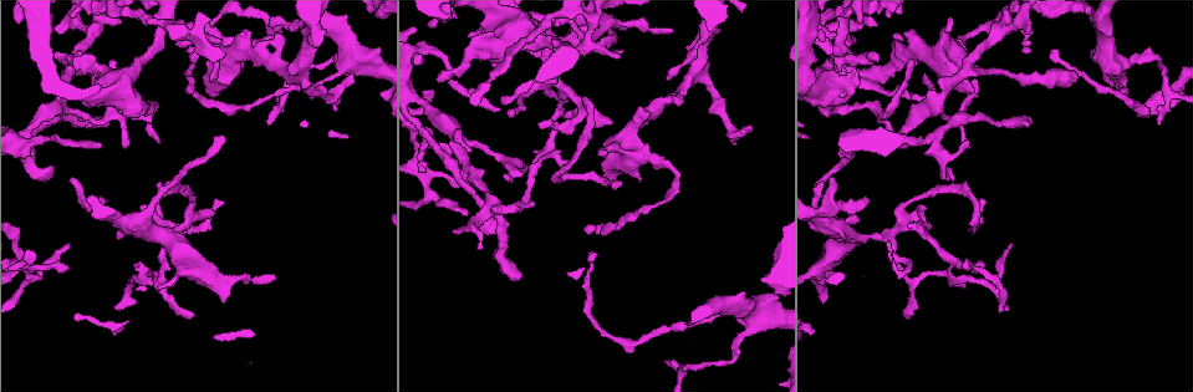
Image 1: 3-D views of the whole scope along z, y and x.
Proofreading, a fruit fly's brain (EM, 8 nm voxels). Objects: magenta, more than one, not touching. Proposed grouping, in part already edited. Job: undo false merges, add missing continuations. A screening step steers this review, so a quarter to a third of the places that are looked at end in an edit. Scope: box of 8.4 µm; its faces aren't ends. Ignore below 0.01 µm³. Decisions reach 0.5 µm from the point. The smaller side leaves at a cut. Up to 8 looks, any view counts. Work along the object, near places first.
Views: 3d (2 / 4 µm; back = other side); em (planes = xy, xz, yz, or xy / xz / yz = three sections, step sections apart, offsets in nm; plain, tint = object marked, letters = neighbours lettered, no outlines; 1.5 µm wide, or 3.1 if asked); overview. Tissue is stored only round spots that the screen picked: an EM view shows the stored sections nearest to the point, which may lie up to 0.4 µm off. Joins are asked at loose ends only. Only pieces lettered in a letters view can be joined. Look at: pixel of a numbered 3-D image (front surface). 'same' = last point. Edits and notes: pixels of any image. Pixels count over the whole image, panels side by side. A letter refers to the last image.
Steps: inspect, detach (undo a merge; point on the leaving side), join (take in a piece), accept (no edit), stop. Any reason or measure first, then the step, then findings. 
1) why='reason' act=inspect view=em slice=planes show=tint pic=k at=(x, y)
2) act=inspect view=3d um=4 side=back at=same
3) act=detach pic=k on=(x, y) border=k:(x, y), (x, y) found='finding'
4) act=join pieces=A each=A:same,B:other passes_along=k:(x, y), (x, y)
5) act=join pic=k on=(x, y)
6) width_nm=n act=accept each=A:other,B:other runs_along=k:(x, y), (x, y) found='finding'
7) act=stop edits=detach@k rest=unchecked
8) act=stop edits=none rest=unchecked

why='branch stops here' act=inspect view=em slice=yz step=8 show=letters pic=1 at=(878, 56)

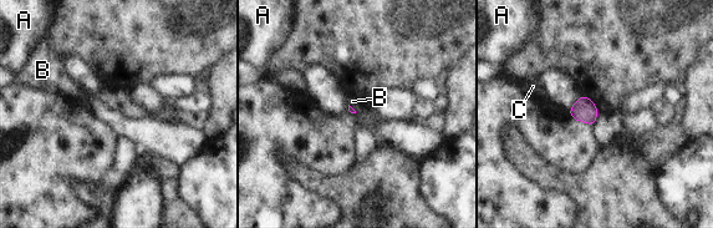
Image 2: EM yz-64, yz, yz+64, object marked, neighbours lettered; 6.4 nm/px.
act=inspect view=em slice=planes show=letters at=same

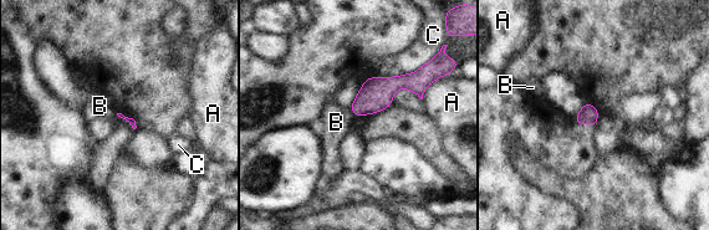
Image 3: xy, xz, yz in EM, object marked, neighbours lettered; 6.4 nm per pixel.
longest_contact=C:360nm act=accept each=A:other,B:other,C:other border=3:(350, 108), (356, 116) found='none of them fits'

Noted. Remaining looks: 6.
why='an open end' act=inspect view=em slice=planes show=tint pic=1 at=(622, 27)

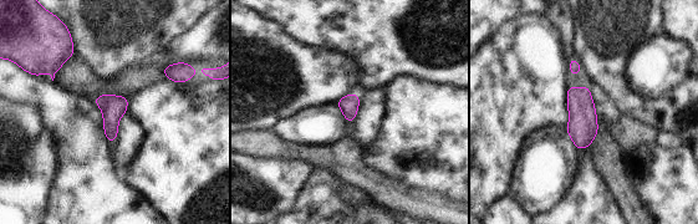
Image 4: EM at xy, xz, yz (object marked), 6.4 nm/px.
why='what lies round it' act=inspect view=em slice=planes show=letters at=same

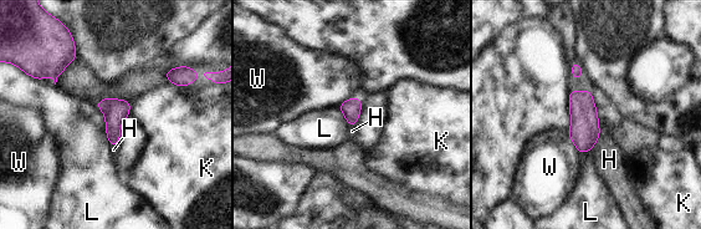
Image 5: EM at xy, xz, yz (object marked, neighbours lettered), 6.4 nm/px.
act=join pieces=H each=H:same,K:other,L:other,W:other passes_along=5:(584, 131), (595, 141), (609, 159) found='it goes on there'

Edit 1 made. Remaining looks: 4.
why='an open end' act=inspect view=3d um=2 pic=1 at=(1024, 127)

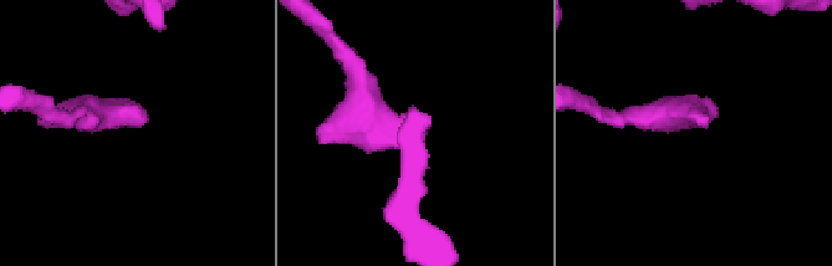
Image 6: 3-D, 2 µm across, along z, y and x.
why='need the tissue' act=inspect view=em slice=xy step=4 show=tint pic=6 at=(146, 120)

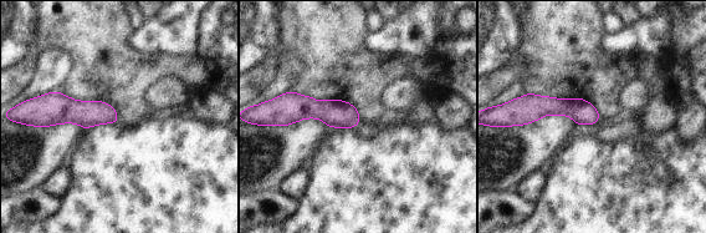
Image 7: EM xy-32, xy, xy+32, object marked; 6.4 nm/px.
why='cut it another way' act=inspect view=em slice=planes show=letters at=same

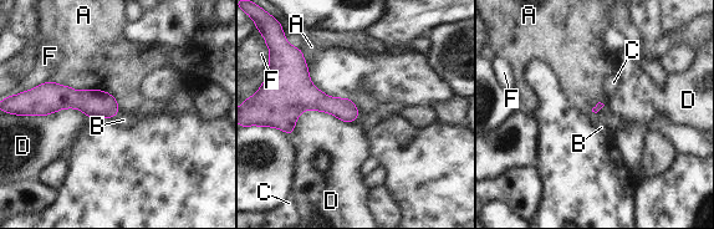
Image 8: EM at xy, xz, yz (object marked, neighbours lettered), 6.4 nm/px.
longest_contact=A:480nm act=join pieces=B each=A:other,B:same,C:other,D:other,F:other found='the cell continues'

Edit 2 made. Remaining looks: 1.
act=stop edits=join@5,join@8 rest=unchecked

